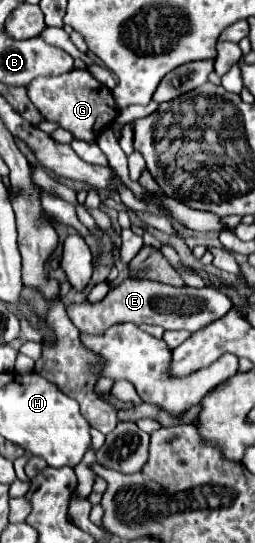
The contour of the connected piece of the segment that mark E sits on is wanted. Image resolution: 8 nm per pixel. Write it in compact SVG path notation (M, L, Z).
M124 280L98 304L74 304L68 308L70 320L82 332L102 332L110 324L134 322L134 324L156 324L164 330L200 330L206 324L222 318L232 308L232 300L212 286L190 288L190 286L168 286L154 280Z

